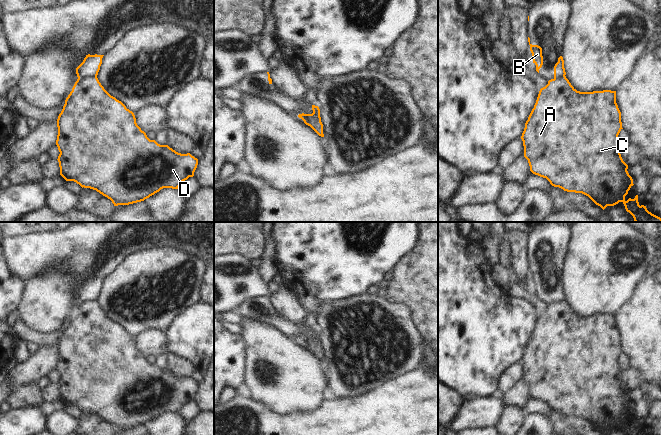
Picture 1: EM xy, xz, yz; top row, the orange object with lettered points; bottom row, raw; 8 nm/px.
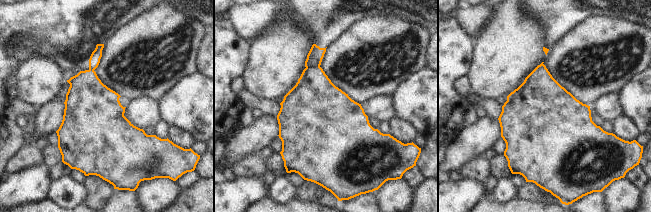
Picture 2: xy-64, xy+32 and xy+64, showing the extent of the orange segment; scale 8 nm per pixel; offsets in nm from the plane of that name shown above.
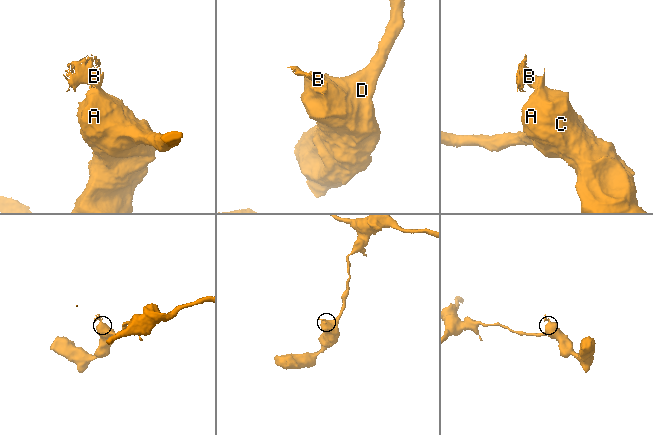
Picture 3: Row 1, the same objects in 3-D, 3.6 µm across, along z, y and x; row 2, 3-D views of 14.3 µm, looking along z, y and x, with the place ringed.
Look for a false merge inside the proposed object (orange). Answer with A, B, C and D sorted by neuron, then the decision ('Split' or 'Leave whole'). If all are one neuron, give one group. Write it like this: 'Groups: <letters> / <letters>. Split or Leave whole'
Groups: A C D / B. Split.

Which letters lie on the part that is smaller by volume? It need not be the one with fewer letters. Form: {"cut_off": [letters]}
{"cut_off": ["B"]}

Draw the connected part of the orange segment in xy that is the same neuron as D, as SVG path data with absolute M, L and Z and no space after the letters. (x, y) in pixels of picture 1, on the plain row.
M97 301L78 302L57 343L56 369L60 376L60 399L66 405L74 405L82 412L96 414L112 425L114 430L144 425L163 412L178 413L180 408L194 400L198 383L190 377L181 378L168 369L150 364L136 347L132 335L101 309Z

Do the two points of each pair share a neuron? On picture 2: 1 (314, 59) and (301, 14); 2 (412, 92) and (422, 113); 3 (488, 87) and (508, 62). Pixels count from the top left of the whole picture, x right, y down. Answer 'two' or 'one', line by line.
1: one
2: one
3: one

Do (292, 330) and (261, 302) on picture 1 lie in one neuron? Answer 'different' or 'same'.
same

